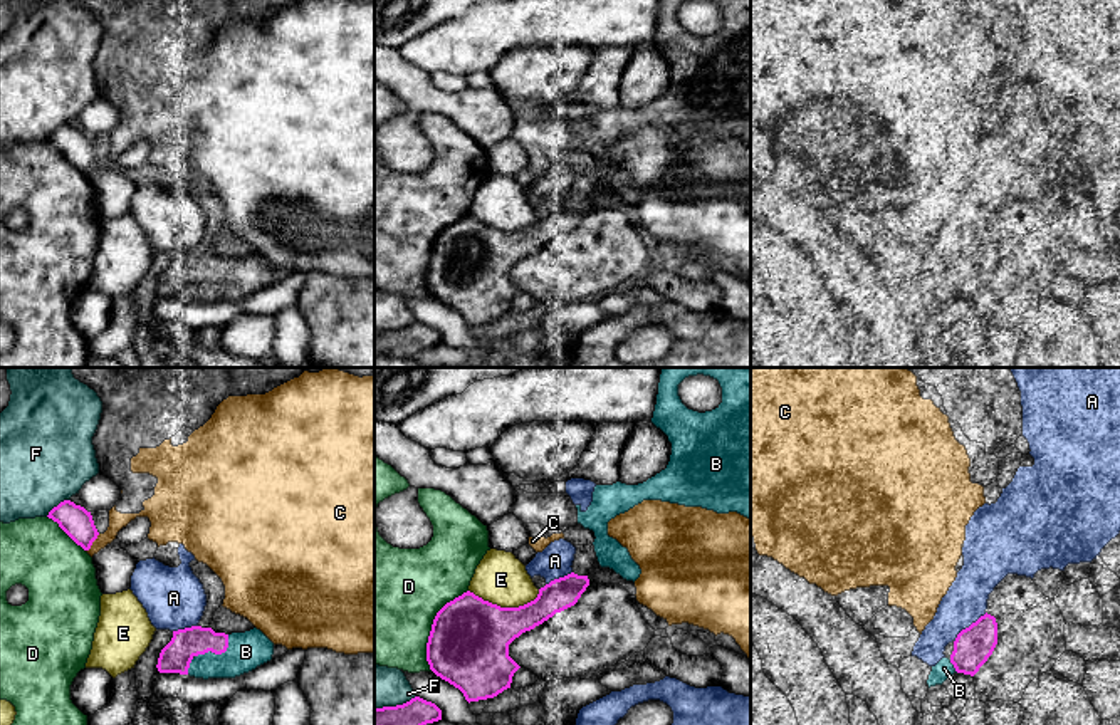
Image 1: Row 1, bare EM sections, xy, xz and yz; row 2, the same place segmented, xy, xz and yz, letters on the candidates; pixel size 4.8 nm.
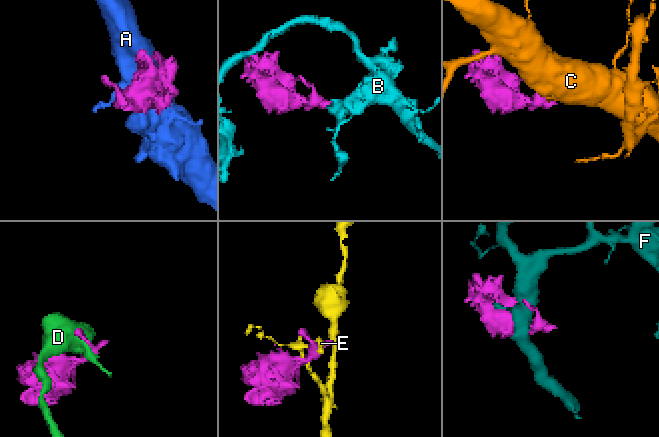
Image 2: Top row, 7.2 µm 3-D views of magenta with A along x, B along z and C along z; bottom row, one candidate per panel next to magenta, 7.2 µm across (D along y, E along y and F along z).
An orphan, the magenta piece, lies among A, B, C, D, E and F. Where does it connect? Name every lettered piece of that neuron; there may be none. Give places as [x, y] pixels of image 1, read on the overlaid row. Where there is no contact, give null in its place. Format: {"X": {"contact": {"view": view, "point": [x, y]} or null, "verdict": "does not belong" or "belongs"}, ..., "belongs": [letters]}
{"A": {"contact": {"view": "yz", "point": [969, 626]}, "verdict": "does not belong"}, "B": {"contact": {"view": "xy", "point": [209, 650]}, "verdict": "belongs"}, "C": {"contact": {"view": "xy", "point": [93, 541]}, "verdict": "does not belong"}, "D": {"contact": {"view": "xz", "point": [432, 626]}, "verdict": "does not belong"}, "E": {"contact": {"view": "xz", "point": [504, 608]}, "verdict": "does not belong"}, "F": {"contact": {"view": "xy", "point": [59, 504]}, "verdict": "does not belong"}, "belongs": ["B"]}

